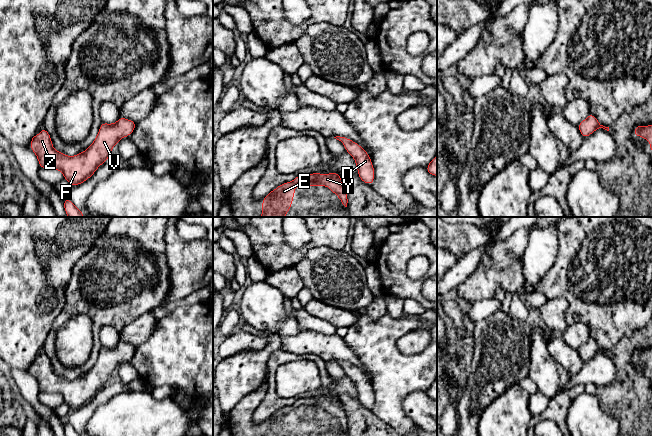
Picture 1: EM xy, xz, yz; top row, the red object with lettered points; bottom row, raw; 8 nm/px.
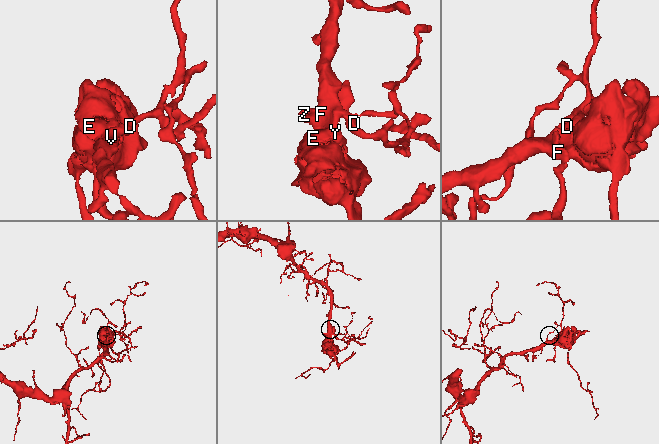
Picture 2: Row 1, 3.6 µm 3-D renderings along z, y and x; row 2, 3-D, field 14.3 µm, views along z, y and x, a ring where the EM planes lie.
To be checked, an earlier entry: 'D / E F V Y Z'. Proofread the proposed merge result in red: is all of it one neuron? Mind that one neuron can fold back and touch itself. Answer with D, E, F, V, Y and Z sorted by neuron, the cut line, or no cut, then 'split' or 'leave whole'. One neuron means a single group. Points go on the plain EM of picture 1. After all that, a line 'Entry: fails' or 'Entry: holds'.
groups D E F V Y Z; cut none; leave whole
Entry: fails

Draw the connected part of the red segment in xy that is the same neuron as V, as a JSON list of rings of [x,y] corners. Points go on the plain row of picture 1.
[[[120,341],[116,347],[102,346],[94,366],[82,377],[66,380],[54,373],[51,361],[45,352],[39,359],[34,359],[30,367],[36,378],[40,392],[60,394],[70,410],[76,410],[90,402],[112,376],[113,370],[121,362],[134,355],[136,346]]]

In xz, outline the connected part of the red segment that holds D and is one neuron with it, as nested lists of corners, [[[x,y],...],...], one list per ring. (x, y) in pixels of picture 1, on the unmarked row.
[[[340,360],[334,362],[341,365],[346,375],[354,382],[360,403],[366,408],[371,409],[374,406],[374,391],[371,381],[360,369],[352,364]]]

